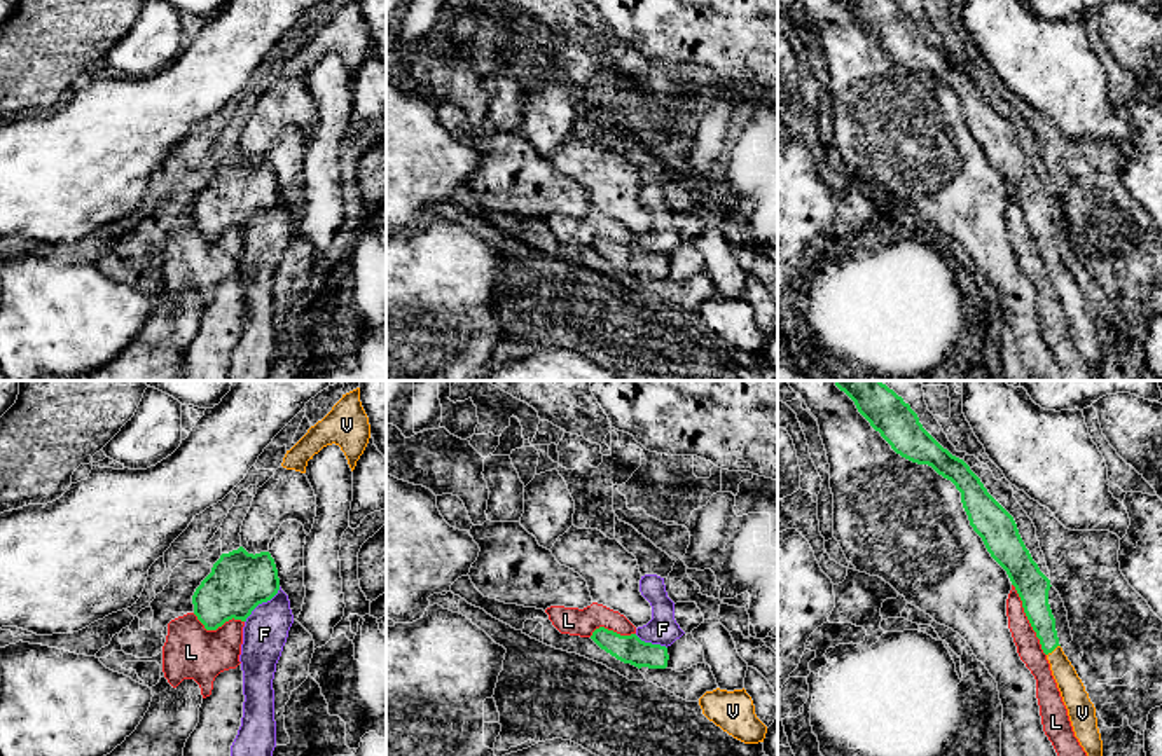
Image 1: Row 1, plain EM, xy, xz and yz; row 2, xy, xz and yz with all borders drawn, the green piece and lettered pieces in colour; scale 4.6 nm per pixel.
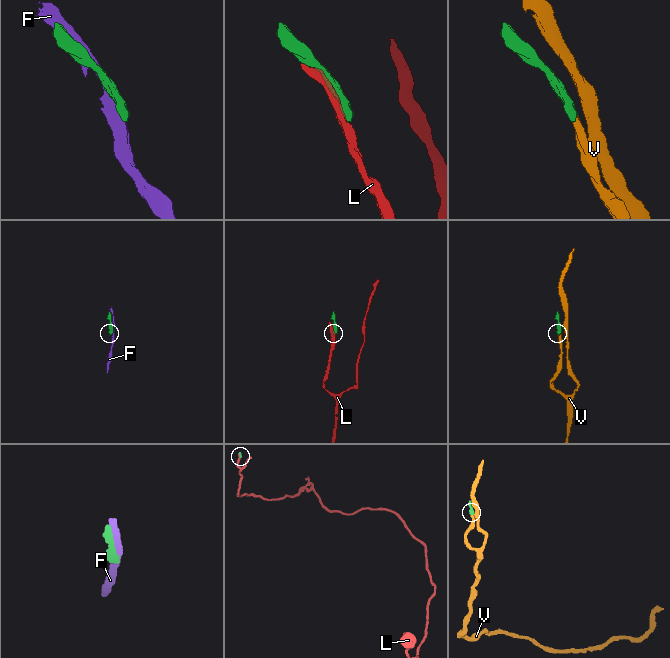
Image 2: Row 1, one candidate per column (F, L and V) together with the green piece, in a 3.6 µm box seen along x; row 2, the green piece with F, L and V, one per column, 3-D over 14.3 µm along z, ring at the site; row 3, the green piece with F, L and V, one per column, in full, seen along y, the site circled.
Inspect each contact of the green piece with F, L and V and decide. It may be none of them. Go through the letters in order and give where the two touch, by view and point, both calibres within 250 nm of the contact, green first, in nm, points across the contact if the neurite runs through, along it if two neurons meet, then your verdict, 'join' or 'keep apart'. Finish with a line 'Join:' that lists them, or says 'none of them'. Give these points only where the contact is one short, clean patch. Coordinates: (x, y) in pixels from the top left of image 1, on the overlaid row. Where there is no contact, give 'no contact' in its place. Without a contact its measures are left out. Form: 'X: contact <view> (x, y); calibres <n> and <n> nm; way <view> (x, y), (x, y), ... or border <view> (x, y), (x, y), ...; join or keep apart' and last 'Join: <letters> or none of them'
F: contact xy (261, 603); calibres 280 and 200 nm; keep apart
L: contact yz (1028, 618); calibres 150 and 110 nm; keep apart
V: contact yz (1052, 650); calibres 130 and 120 nm; way yz (1035, 599), (1052, 650), (1073, 694); join
Join: V

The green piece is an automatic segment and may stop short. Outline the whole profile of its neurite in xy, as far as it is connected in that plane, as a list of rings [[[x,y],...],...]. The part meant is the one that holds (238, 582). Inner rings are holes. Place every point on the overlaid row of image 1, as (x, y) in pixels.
[[[243,546],[222,553],[211,573],[192,595],[194,615],[206,630],[217,630],[229,620],[241,620],[271,601],[280,590],[274,559],[269,552],[248,553]]]

